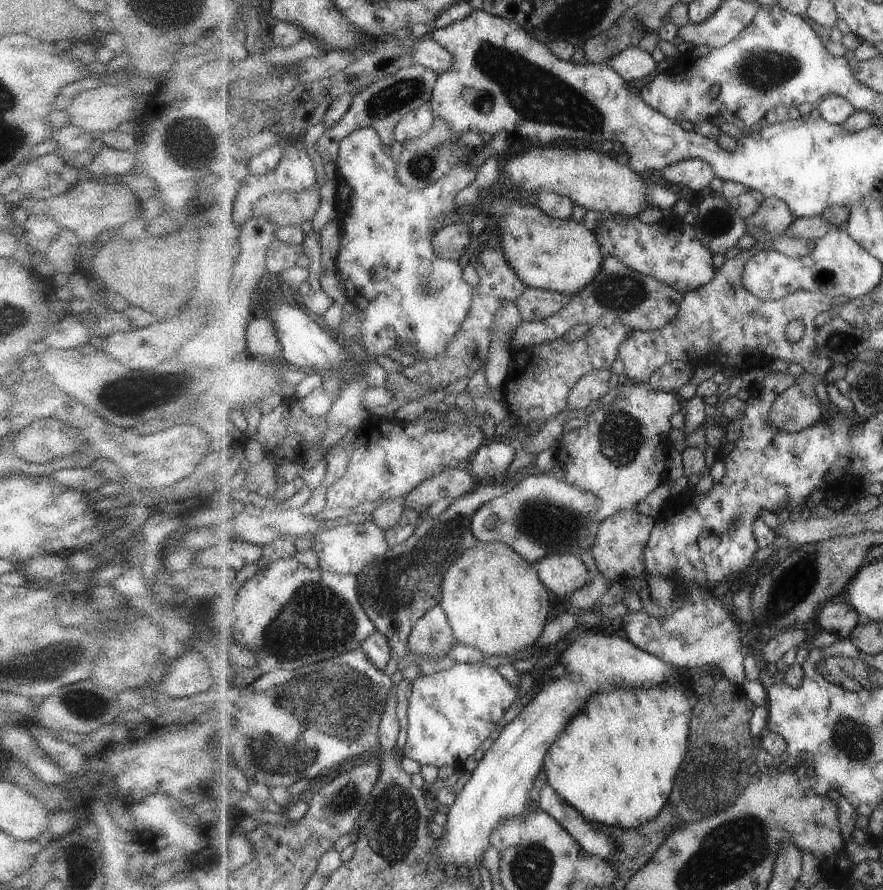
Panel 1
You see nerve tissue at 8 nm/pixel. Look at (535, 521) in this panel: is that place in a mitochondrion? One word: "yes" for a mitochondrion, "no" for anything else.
yes

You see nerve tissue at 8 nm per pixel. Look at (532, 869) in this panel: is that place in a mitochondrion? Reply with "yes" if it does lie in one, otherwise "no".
yes

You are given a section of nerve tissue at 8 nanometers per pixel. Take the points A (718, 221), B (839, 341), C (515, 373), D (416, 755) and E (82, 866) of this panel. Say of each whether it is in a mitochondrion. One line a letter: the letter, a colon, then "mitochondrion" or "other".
A: mitochondrion
B: mitochondrion
C: other
D: other
E: mitochondrion

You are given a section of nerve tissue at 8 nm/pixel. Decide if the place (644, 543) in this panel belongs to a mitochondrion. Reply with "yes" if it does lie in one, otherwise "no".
no

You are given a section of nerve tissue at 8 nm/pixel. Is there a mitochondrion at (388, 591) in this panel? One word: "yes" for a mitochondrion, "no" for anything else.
yes

